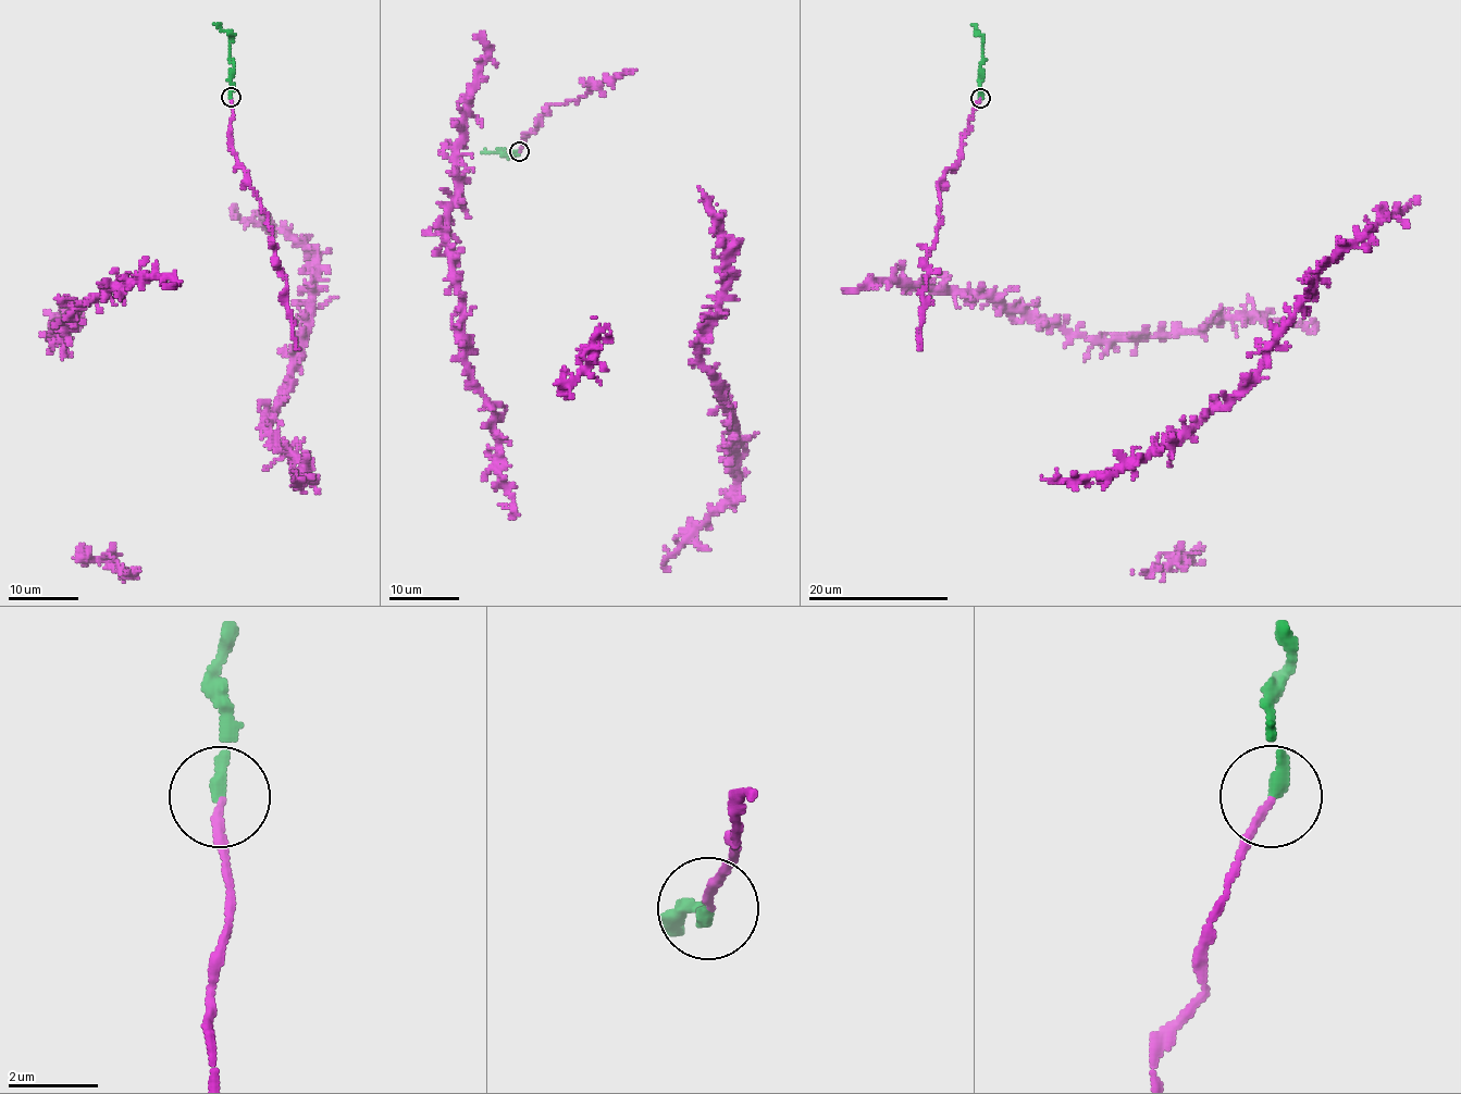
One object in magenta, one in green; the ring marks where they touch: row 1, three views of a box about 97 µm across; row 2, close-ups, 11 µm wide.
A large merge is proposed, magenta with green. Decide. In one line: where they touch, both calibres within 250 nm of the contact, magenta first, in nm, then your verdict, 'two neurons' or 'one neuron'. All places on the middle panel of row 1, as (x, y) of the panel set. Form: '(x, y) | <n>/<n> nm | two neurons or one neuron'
(519, 151) | 160/280 nm | one neuron

